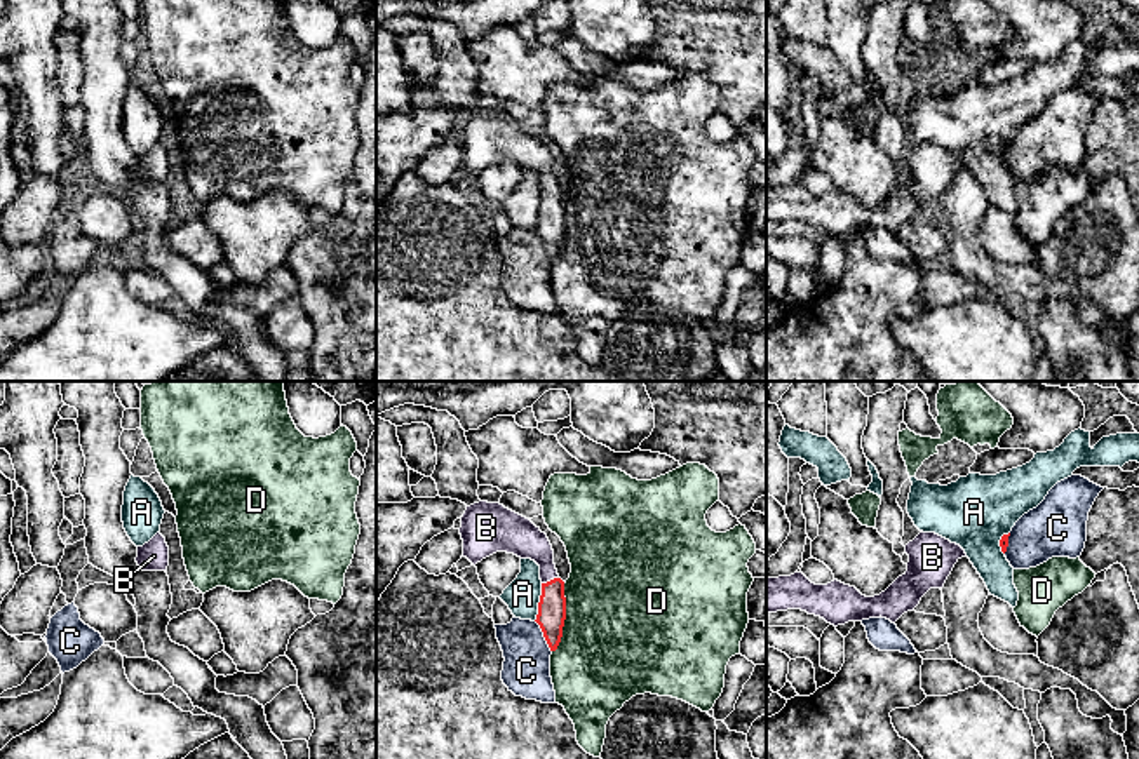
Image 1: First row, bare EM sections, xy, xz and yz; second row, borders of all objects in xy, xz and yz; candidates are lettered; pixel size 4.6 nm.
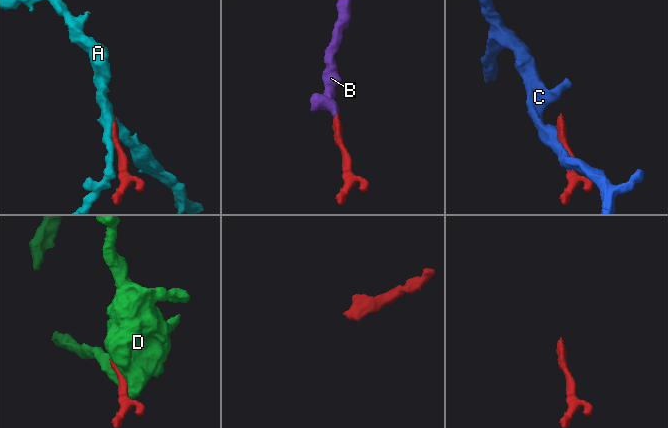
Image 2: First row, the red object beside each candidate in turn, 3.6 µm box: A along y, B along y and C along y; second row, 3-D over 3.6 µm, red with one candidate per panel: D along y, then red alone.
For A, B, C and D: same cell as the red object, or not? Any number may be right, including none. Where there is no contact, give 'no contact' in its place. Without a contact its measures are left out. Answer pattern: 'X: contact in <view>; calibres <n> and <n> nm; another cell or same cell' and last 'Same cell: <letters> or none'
A: contact in xz; calibres 130 and 160 nm; another cell
B: contact in xz; calibres 130 and 170 nm; same cell
C: contact in xz; calibres 130 and 220 nm; another cell
D: contact in xz; calibres 130 and 500 nm; another cell
Same cell: B

